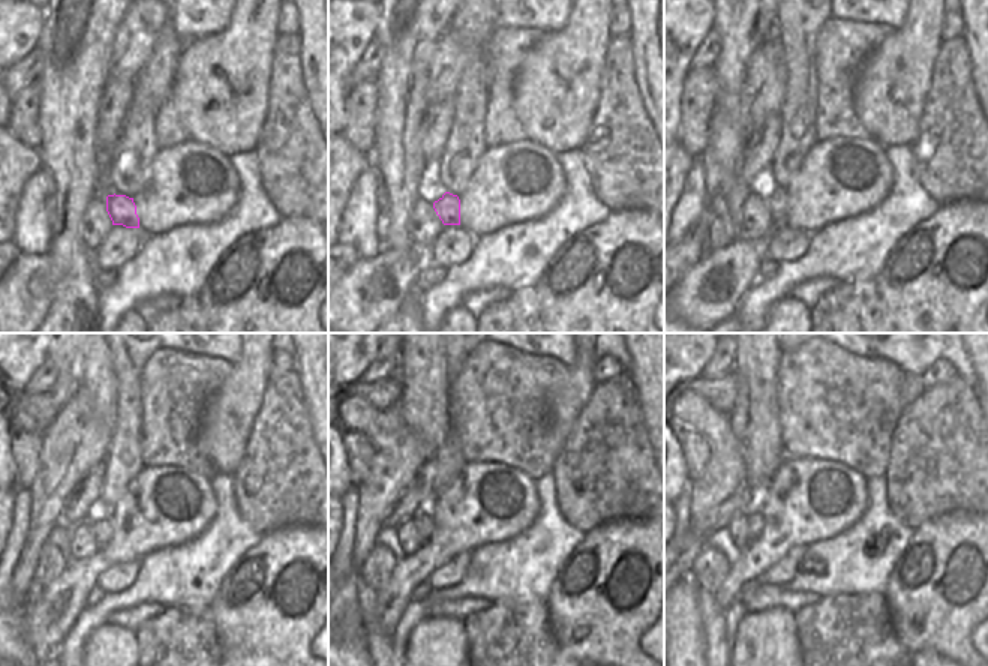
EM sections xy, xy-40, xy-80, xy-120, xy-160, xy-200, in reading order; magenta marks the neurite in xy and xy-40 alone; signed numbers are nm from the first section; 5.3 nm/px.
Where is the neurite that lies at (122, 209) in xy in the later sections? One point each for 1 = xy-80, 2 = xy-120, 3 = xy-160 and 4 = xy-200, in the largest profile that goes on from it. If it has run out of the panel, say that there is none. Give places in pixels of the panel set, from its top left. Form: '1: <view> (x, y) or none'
1: xy-80 (777, 203)
2: xy-120 (102, 531)
3: xy-160 (423, 524)
4: xy-200 (754, 519)

